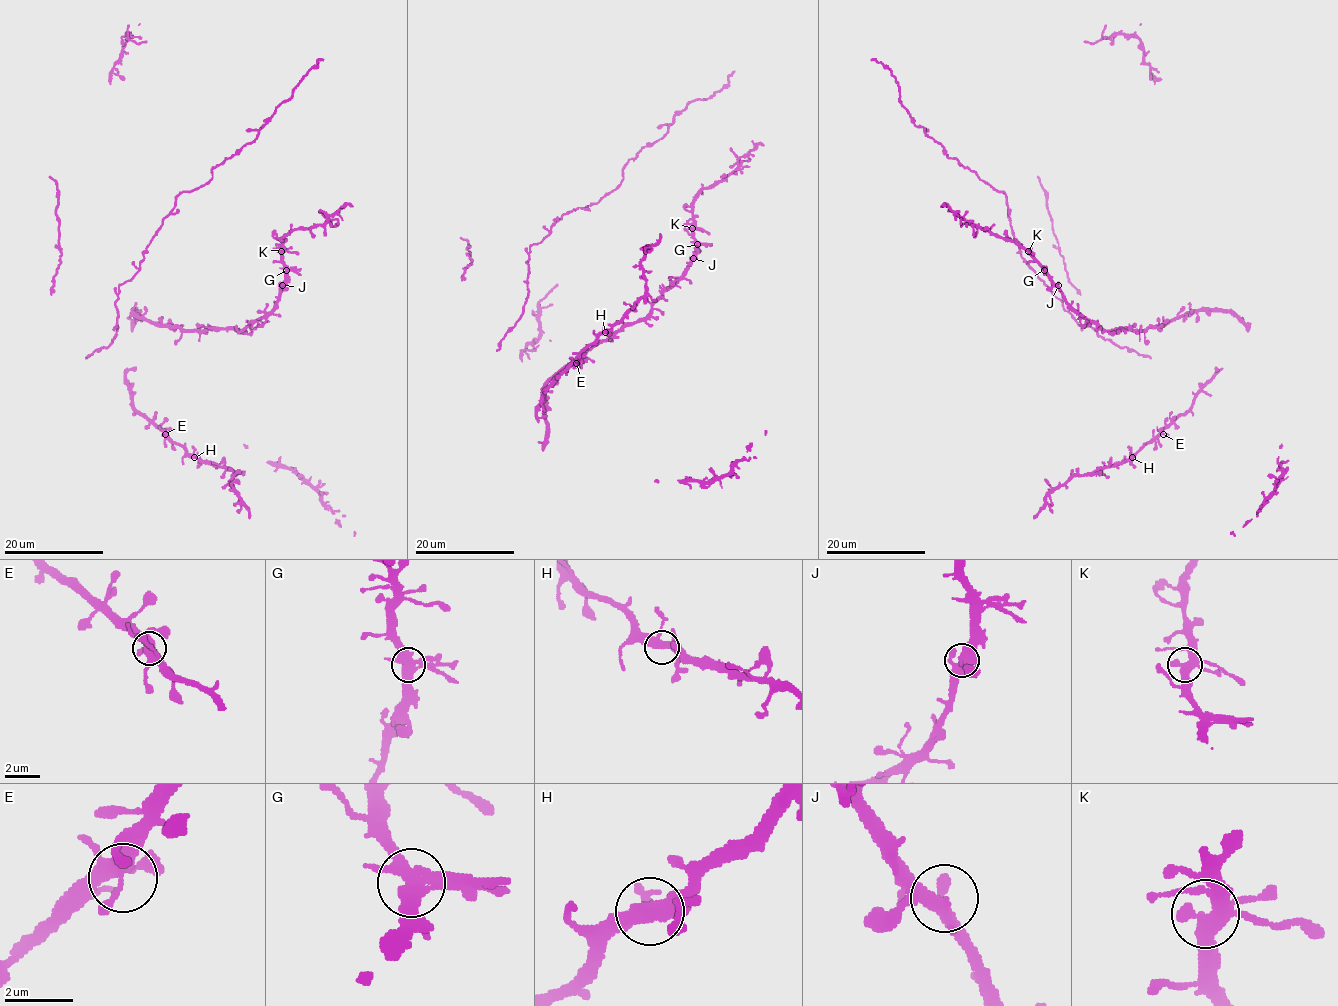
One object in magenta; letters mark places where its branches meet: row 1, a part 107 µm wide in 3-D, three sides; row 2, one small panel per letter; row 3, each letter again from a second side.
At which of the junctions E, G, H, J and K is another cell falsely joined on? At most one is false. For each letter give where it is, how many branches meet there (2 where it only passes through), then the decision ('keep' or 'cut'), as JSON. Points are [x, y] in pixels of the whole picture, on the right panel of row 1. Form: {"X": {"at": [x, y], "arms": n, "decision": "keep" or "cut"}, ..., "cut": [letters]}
{"E": {"at": [1163, 434], "arms": 4, "decision": "keep"}, "G": {"at": [1044, 270], "arms": 4, "decision": "cut"}, "H": {"at": [1132, 457], "arms": 4, "decision": "keep"}, "J": {"at": [1058, 285], "arms": 4, "decision": "keep"}, "K": {"at": [1028, 251], "arms": 4, "decision": "keep"}, "cut": ["G"]}

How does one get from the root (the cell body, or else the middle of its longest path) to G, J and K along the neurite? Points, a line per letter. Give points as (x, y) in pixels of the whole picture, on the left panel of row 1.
G: (148, 322), (179, 325), (184, 329), (244, 330), (264, 318), (277, 302), (286, 269)
J: (148, 322), (179, 325), (184, 329), (244, 330), (271, 310), (282, 285)
K: (148, 322), (179, 325), (184, 329), (244, 330), (264, 318), (279, 299), (279, 288), (285, 279), (281, 251)

